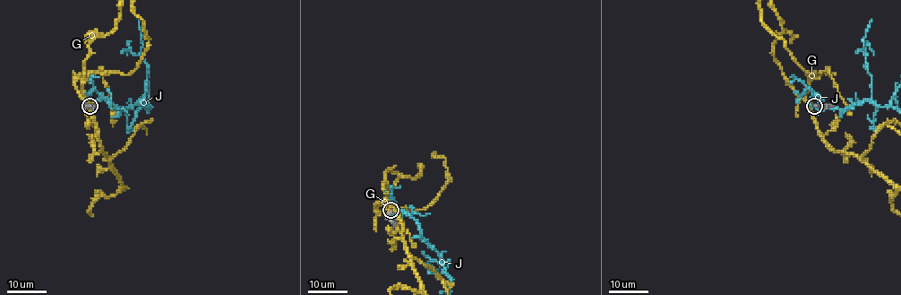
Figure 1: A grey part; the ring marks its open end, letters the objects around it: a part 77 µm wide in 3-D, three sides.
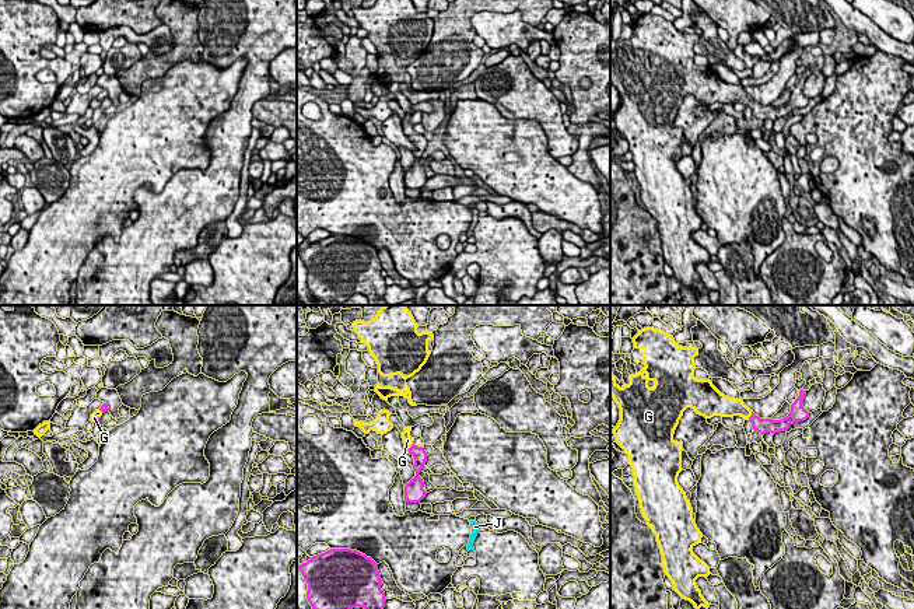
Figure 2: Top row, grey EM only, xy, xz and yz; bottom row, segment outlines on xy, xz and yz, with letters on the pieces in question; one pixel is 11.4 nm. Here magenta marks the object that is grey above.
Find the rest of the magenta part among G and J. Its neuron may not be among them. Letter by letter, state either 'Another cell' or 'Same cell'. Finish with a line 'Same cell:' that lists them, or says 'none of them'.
G: Same cell
J: Another cell
Same cell: G

